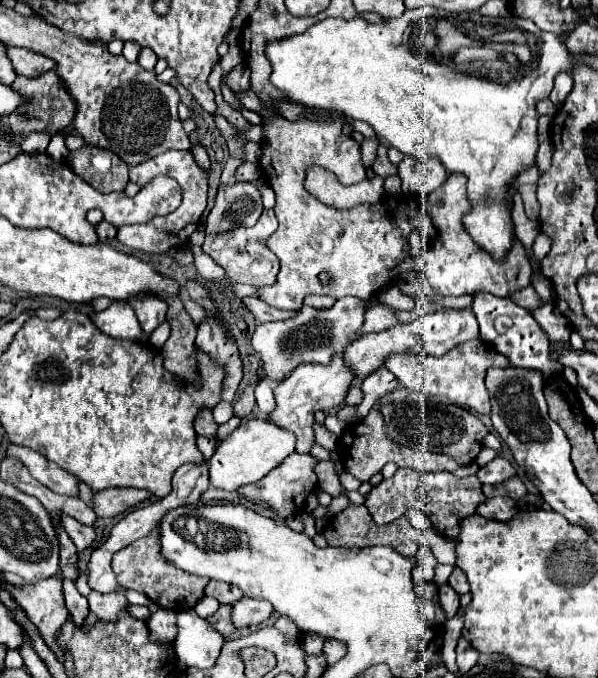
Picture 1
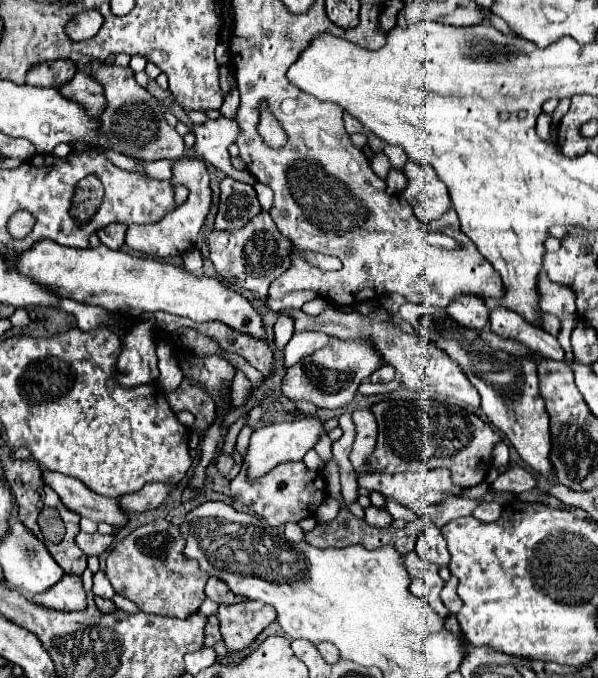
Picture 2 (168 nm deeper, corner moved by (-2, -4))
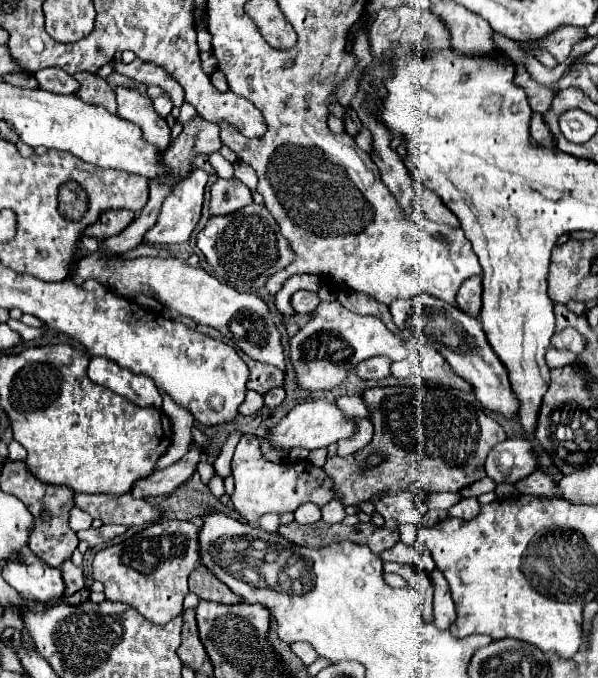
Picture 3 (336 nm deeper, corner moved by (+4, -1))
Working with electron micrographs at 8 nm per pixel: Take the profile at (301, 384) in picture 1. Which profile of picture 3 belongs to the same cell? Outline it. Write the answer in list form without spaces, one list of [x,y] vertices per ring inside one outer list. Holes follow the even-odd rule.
[[[338,300],[320,302],[316,318],[290,338],[290,362],[296,372],[296,384],[302,390],[334,390],[346,382],[352,366],[378,354],[396,362],[404,360],[408,352],[402,346],[402,340],[394,336],[382,320],[374,316],[358,316],[346,310]]]

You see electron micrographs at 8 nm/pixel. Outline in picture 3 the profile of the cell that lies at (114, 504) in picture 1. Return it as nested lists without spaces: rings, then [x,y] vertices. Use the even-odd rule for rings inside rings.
[[[192,444],[190,452],[178,462],[168,468],[156,470],[152,476],[136,480],[130,494],[134,498],[152,498],[152,496],[168,496],[172,494],[180,484],[184,484],[196,470],[196,464],[200,460],[200,446]]]

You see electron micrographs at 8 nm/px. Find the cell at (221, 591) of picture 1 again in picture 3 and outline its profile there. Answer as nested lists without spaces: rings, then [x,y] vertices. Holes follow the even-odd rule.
[[[200,566],[190,574],[190,592],[198,594],[202,600],[212,600],[212,602],[220,602],[220,604],[238,604],[242,602],[240,596],[236,596],[228,586],[224,586],[220,580],[216,580],[216,576]]]

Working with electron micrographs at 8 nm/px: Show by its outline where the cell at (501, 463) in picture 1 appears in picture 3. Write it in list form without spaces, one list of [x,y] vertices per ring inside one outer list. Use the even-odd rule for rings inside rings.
[[[540,470],[532,472],[528,478],[518,480],[514,486],[518,488],[518,492],[530,494],[530,496],[548,496],[548,498],[552,498],[552,496],[560,494],[554,480],[548,474],[540,472]]]

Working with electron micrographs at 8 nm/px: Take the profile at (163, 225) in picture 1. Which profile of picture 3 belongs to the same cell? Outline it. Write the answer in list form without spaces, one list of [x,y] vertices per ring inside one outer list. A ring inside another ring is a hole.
[[[202,168],[192,170],[190,176],[186,180],[182,180],[182,184],[178,184],[178,188],[174,190],[174,194],[166,198],[166,202],[162,206],[162,212],[160,212],[160,218],[158,218],[156,226],[152,230],[148,230],[148,234],[144,234],[144,242],[146,244],[156,244],[156,246],[168,246],[168,244],[188,242],[192,230],[196,228],[196,224],[200,220],[206,182],[208,182],[208,172],[204,172]]]

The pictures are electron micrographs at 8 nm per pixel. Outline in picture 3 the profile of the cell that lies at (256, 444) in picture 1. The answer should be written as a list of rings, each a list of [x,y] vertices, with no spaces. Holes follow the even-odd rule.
[[[314,400],[314,402],[302,402],[296,404],[276,426],[272,426],[266,432],[266,440],[270,448],[274,450],[290,450],[290,448],[306,448],[306,450],[316,450],[316,448],[326,448],[340,438],[348,438],[354,434],[354,426],[348,416],[344,416],[334,402],[328,400]]]

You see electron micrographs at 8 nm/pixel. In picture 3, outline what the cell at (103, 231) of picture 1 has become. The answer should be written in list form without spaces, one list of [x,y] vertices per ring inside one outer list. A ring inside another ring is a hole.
[[[108,210],[108,212],[100,214],[96,224],[92,224],[92,226],[88,226],[88,230],[84,230],[84,236],[94,236],[100,240],[116,236],[134,220],[134,217],[134,213],[129,210]]]

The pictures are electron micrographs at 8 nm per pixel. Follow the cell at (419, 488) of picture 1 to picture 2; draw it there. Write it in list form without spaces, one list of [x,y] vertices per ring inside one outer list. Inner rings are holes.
[[[368,507],[366,509],[366,523],[374,525],[374,527],[388,527],[392,525],[392,515],[386,509],[376,509],[376,507]]]

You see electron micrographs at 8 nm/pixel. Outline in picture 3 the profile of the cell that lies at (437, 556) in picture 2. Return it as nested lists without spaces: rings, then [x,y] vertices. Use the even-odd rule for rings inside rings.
[[[398,542],[396,548],[384,550],[384,552],[380,554],[380,558],[382,558],[382,560],[400,562],[400,564],[418,564],[418,558],[420,558],[420,556],[418,556],[418,552],[416,552],[412,546],[404,544],[404,542]]]

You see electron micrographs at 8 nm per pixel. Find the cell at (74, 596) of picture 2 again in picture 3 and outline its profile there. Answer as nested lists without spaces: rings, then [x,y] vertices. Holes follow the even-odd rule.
[[[72,560],[64,562],[60,566],[62,570],[62,578],[64,578],[64,584],[66,584],[66,590],[64,590],[64,596],[72,596],[74,592],[82,590],[84,588],[84,574],[82,574],[82,568],[74,566]]]

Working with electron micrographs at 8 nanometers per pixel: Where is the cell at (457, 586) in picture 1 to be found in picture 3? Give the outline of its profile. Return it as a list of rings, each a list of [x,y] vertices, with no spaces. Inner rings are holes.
[[[432,570],[430,578],[432,578],[432,586],[434,586],[434,624],[438,628],[448,628],[456,618],[448,582],[444,580],[440,570]]]

